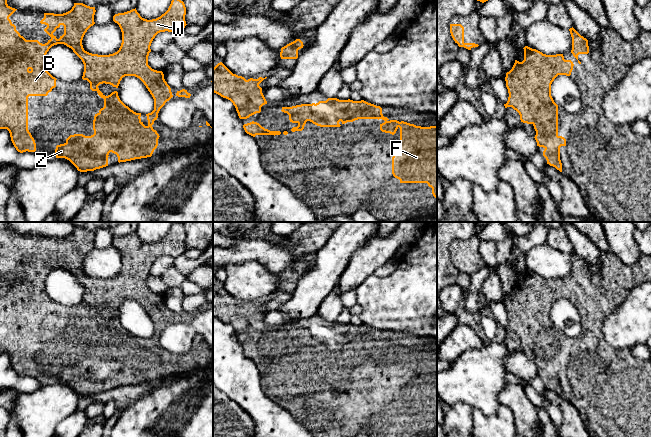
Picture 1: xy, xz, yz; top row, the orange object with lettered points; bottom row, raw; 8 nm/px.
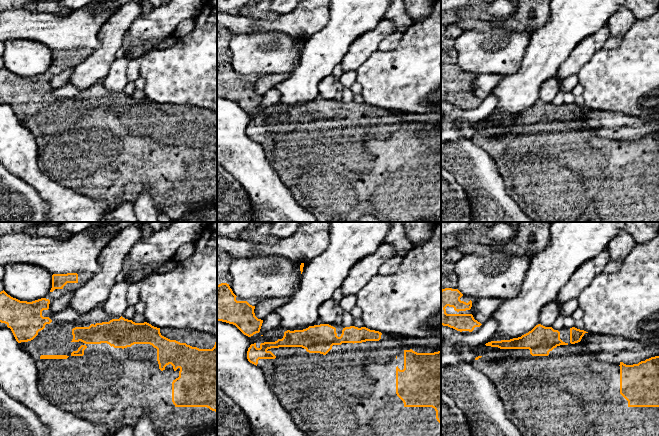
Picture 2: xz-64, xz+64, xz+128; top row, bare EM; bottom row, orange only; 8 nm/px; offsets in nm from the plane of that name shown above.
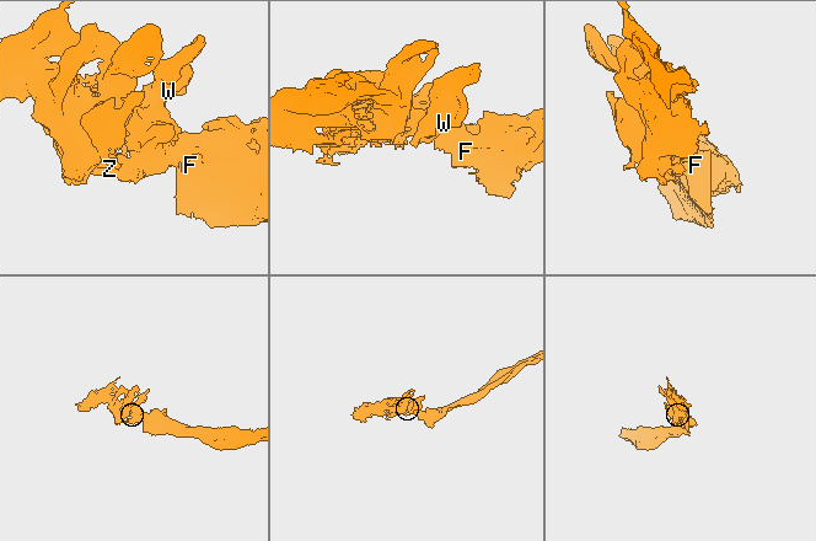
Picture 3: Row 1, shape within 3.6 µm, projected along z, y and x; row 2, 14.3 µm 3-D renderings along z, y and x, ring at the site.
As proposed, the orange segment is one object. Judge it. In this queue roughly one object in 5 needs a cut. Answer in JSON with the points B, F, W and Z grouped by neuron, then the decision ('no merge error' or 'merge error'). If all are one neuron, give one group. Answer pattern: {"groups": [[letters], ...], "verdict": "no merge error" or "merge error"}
{"groups": [["B", "F", "W", "Z"]], "verdict": "no merge error"}

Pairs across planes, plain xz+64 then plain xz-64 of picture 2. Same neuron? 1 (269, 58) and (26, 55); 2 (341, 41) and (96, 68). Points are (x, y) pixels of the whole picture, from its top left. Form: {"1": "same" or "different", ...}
{"1": "same", "2": "same"}

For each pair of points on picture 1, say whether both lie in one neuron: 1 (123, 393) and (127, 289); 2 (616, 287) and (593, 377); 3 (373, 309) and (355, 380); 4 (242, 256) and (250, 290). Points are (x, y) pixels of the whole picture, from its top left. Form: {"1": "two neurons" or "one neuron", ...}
{"1": "two neurons", "2": "one neuron", "3": "two neurons", "4": "two neurons"}

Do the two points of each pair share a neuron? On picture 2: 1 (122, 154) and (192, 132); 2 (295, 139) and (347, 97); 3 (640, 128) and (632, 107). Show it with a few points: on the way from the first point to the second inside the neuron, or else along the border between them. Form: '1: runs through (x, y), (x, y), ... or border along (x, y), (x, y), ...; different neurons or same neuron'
1: runs through (139, 150), (175, 149); same neuron
2: border along (351, 101), (345, 103); different neurons
3: border along (613, 112), (640, 119), (648, 119); different neurons

